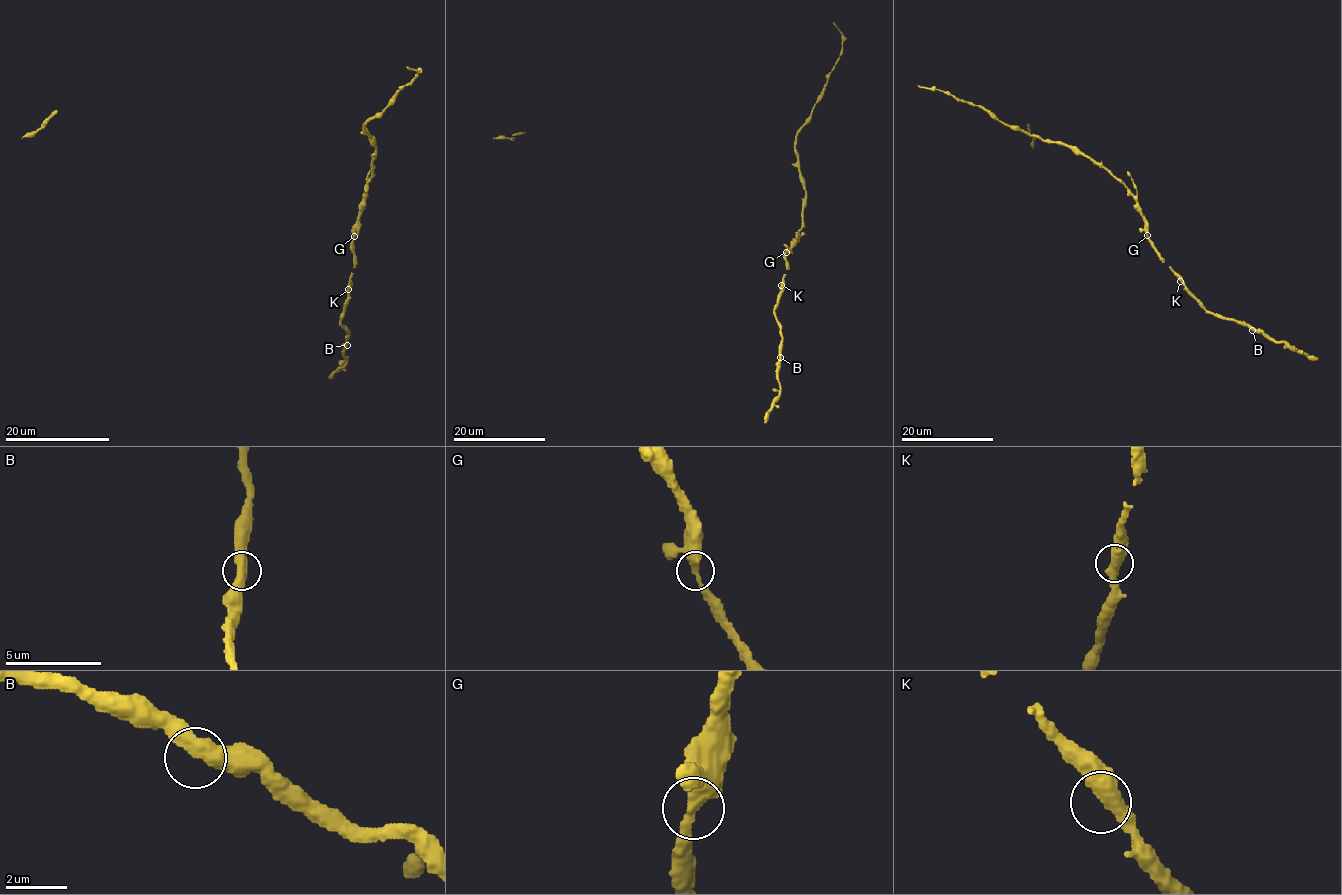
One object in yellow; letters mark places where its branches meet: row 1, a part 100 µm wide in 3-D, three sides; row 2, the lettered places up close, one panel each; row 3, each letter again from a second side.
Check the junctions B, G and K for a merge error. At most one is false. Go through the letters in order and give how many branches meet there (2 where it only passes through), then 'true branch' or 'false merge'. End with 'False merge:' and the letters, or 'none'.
B: 2 branches meet; true branch
G: 2 branches meet; true branch
K: 2 branches meet; true branch
False merge: none

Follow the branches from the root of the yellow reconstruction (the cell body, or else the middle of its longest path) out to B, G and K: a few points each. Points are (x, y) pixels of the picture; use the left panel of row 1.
B: (375, 148), (373, 176), (355, 223), (353, 273), (340, 320), (348, 330), (347, 345)
G: (375, 148), (373, 176), (365, 191), (364, 207), (355, 223), (353, 237)
K: (375, 148), (373, 176), (368, 183), (364, 207), (355, 223), (353, 273), (348, 289)

